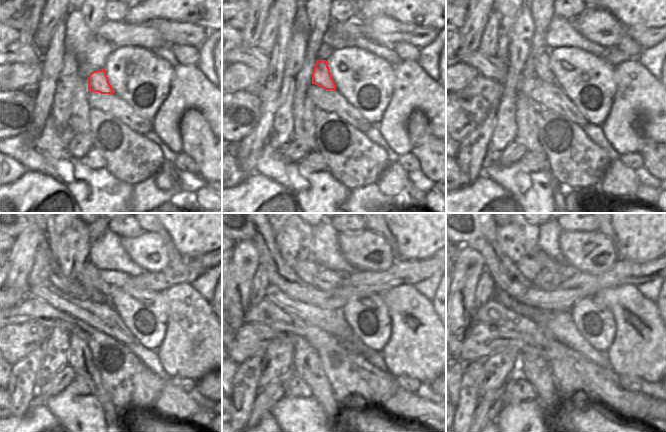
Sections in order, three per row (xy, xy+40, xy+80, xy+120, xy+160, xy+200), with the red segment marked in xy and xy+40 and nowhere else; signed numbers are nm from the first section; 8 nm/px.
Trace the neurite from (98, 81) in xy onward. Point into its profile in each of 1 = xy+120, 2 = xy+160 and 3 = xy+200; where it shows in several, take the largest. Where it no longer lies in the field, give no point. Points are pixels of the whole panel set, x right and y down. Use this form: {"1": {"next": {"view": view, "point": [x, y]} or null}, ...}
{"1": {"next": {"view": "xy+120", "point": [88, 277]}}, "2": {"next": {"view": "xy+160", "point": [307, 270]}}, "3": {"next": {"view": "xy+200", "point": [529, 268]}}}

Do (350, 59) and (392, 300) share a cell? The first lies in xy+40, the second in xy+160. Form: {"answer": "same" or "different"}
{"answer": "different"}

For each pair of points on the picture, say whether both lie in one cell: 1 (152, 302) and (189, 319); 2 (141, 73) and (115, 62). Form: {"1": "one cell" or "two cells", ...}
{"1": "two cells", "2": "one cell"}

